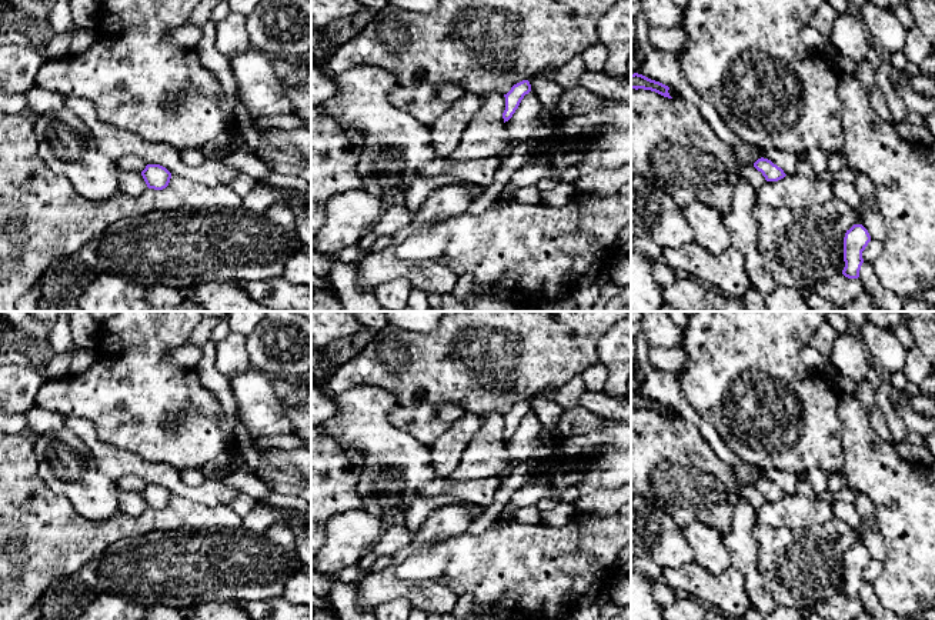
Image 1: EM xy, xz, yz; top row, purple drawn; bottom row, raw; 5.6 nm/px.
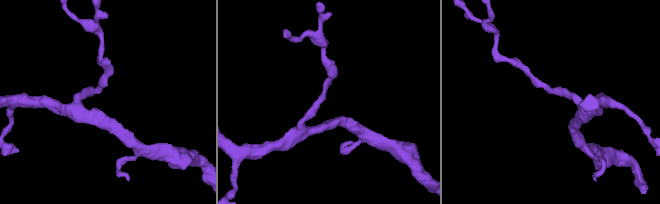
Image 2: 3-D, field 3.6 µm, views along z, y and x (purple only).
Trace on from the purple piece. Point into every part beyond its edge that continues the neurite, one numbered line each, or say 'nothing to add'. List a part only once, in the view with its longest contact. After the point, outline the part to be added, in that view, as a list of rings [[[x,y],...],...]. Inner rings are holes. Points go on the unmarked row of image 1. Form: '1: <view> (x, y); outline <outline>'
nothing to add

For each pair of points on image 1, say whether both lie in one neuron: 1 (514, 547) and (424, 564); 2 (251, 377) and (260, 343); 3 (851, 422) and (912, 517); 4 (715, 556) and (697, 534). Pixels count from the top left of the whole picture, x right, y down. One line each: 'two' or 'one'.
1: one
2: two
3: one
4: one

